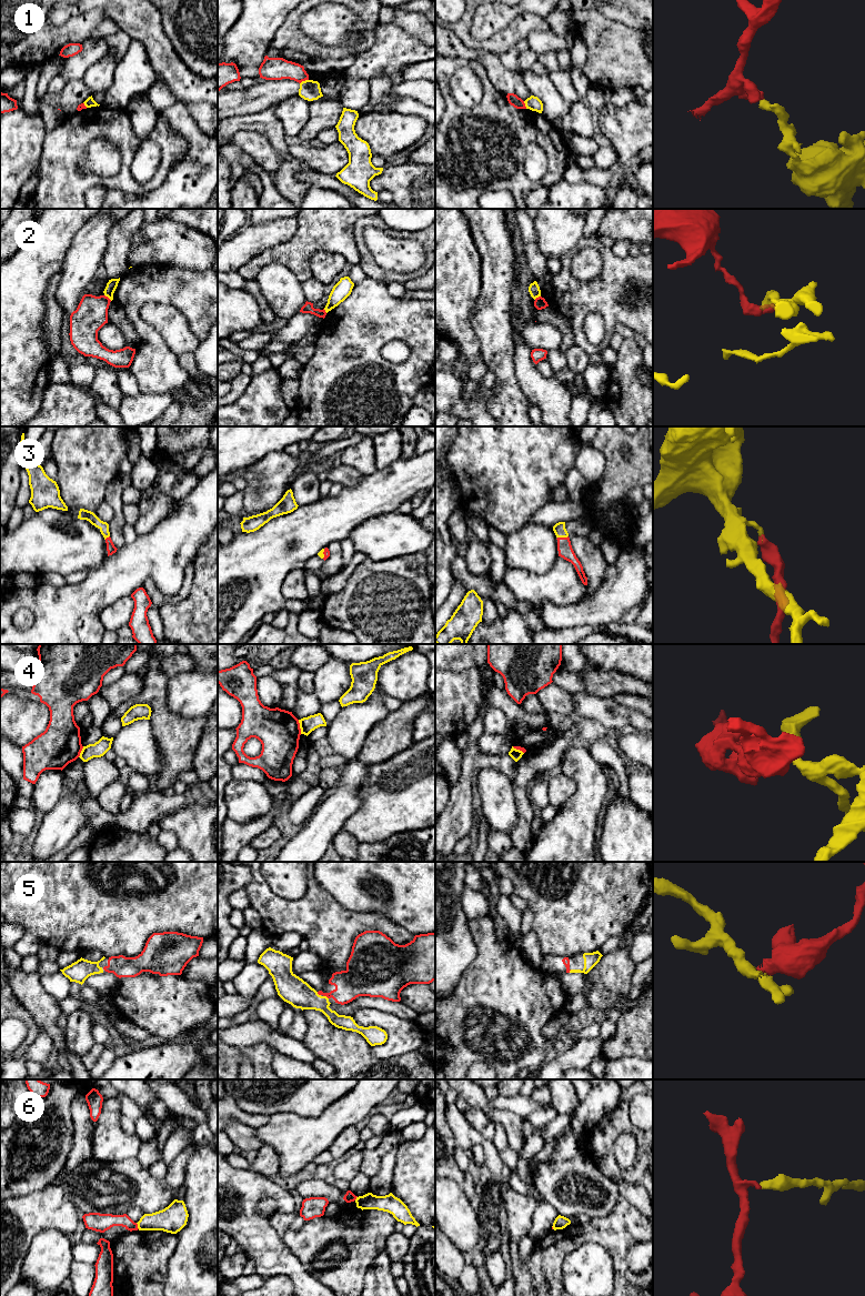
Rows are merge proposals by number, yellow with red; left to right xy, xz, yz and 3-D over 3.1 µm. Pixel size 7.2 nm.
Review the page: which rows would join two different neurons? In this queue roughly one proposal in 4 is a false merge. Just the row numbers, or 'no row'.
1, 2, 4, 6

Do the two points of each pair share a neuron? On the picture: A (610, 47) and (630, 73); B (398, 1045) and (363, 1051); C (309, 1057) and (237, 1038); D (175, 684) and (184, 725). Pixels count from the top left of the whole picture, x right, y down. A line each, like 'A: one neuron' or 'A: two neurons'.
A: one neuron
B: two neurons
C: one neuron
D: two neurons

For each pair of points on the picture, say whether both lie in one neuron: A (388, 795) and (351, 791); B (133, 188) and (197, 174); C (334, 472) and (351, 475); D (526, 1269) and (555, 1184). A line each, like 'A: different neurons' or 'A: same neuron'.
A: different neurons
B: different neurons
C: same neuron
D: different neurons

